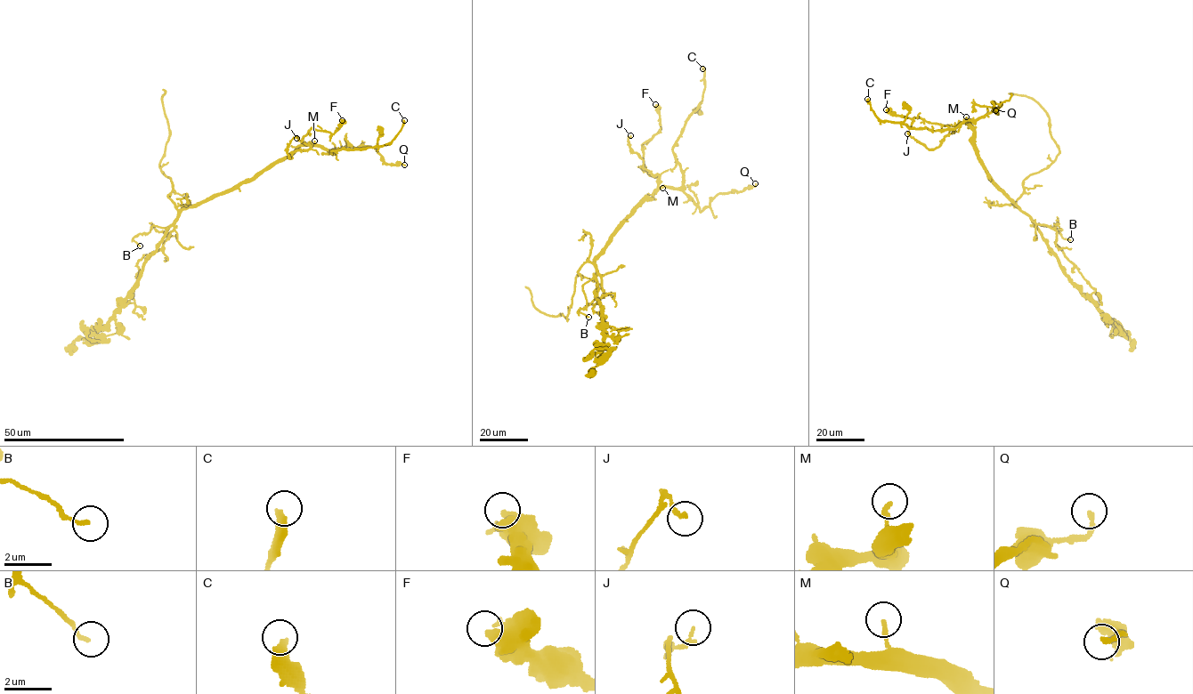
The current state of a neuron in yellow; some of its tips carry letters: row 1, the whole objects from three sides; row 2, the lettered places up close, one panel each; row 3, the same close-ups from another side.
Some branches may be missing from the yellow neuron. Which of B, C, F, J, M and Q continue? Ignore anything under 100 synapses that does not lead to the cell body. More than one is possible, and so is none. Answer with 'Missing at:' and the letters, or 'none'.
Missing at: none

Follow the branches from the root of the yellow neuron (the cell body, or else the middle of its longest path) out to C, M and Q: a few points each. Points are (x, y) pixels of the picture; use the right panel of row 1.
C: (994, 183), (967, 122), (973, 119), (964, 120), (953, 128), (911, 127), (878, 119), (867, 99)
M: (994, 183), (981, 162), (966, 117)
Q: (994, 183), (967, 122), (1002, 104), (992, 101), (998, 112), (995, 110)

